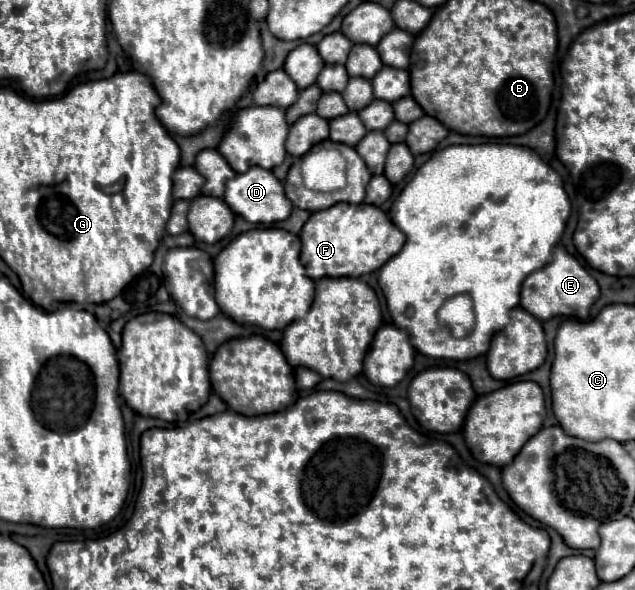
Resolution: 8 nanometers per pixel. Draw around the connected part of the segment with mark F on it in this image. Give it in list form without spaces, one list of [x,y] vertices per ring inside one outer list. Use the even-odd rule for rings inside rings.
[[[338,203],[310,215],[300,233],[300,261],[310,279],[320,277],[362,277],[378,271],[406,243],[406,235],[376,205]]]

